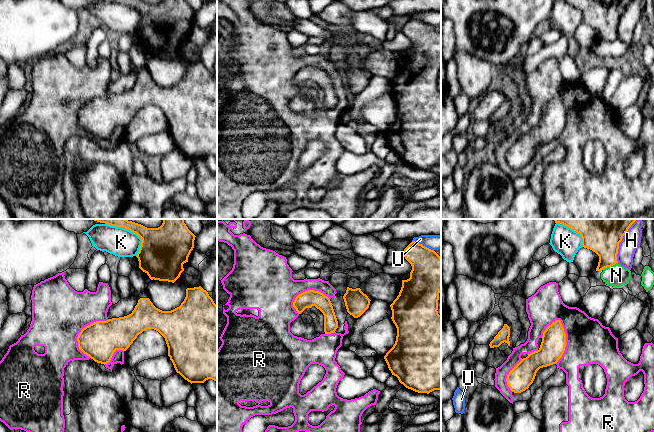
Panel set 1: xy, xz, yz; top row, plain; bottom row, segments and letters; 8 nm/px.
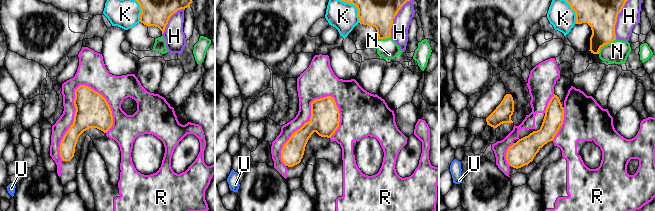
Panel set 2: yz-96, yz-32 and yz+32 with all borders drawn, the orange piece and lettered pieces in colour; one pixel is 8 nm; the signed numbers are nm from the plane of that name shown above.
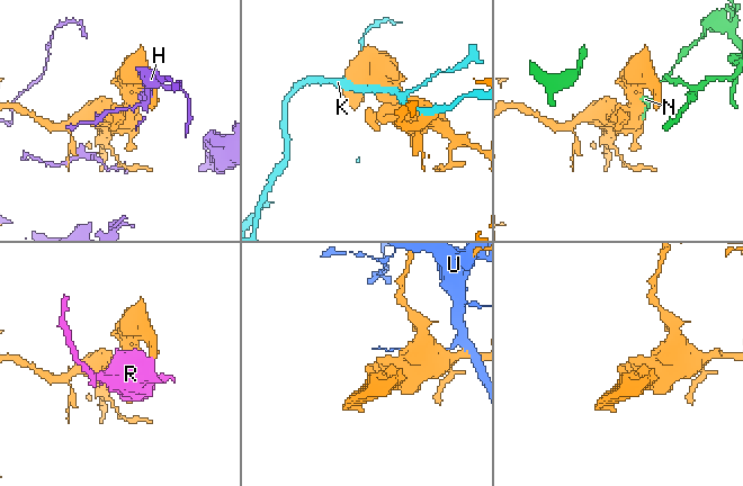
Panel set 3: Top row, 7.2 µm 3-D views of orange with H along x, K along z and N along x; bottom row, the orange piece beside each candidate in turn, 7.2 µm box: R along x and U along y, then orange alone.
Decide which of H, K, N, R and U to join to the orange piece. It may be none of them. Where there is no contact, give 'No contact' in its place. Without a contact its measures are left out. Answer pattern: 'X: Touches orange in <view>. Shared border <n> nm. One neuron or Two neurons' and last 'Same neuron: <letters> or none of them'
H: Touches orange in yz. Shared border 380 nm. Two neurons
K: Touches orange in xy. Shared border 380 nm. Two neurons
N: Touches orange in yz. Shared border 140 nm. Two neurons
R: Touches orange in yz. Shared border 360 nm. One neuron
U: Touches orange in xz. Shared border 190 nm. Two neurons
Same neuron: R

